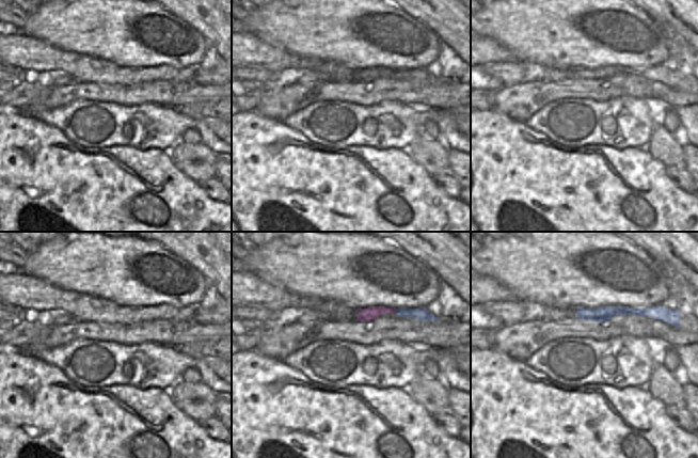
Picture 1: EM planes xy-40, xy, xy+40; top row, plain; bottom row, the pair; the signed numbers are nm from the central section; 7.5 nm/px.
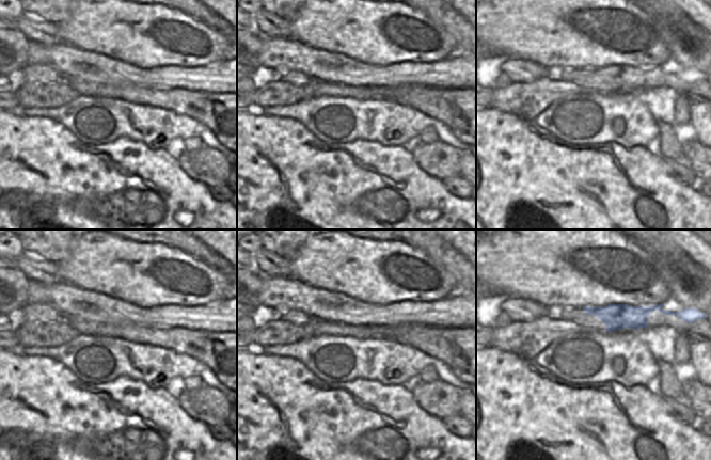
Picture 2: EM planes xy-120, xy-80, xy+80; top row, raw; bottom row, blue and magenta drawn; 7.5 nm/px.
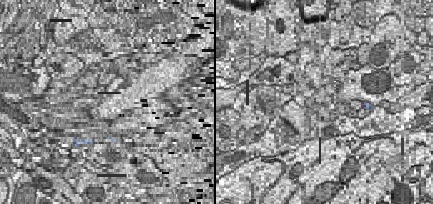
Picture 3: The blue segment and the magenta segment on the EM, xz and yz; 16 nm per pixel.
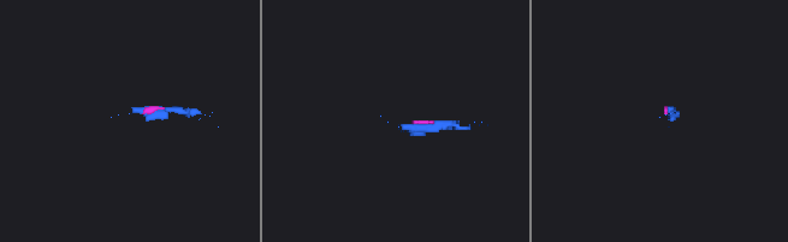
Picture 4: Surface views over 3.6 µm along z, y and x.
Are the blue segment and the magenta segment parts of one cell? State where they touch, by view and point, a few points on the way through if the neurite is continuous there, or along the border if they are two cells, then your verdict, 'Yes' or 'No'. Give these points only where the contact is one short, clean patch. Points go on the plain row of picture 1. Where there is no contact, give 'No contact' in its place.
Touches blue at xy (396, 72). Path across: xy (422, 75), (396, 72), (376, 72), (370, 74). Yes.

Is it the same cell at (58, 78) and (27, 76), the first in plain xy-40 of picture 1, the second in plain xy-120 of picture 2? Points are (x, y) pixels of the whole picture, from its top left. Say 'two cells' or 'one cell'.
one cell

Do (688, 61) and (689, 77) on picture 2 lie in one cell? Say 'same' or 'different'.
different

